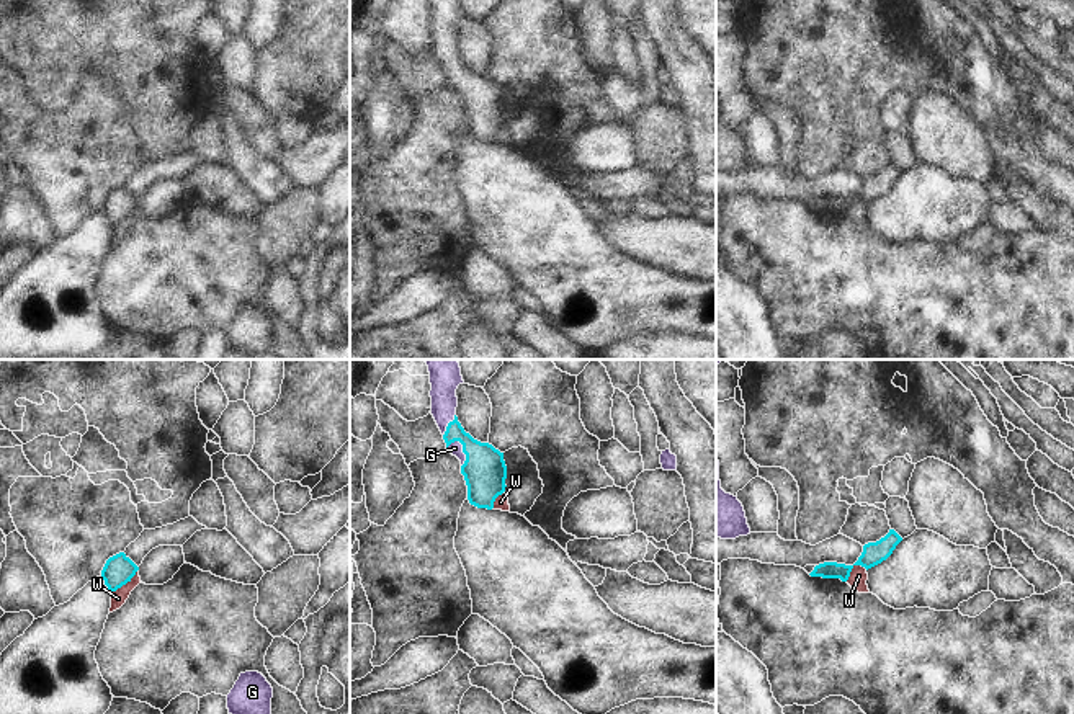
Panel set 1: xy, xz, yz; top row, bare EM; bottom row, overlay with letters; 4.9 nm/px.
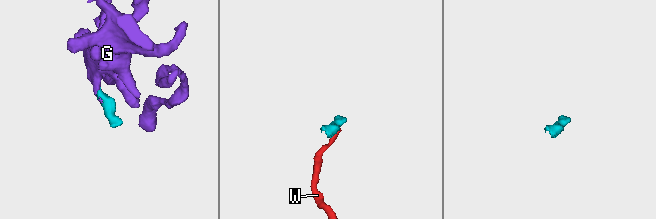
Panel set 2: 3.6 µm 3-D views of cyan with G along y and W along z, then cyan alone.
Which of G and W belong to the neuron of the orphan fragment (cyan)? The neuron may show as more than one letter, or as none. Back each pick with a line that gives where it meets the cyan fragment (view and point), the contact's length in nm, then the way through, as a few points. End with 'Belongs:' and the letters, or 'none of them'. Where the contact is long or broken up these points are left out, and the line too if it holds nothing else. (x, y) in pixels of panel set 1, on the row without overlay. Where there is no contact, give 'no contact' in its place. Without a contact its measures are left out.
G: meets cyan in xz at (463, 85); contact 140 nm long; runs through xz (484, 103), (463, 85), (455, 82)
Belongs: G

